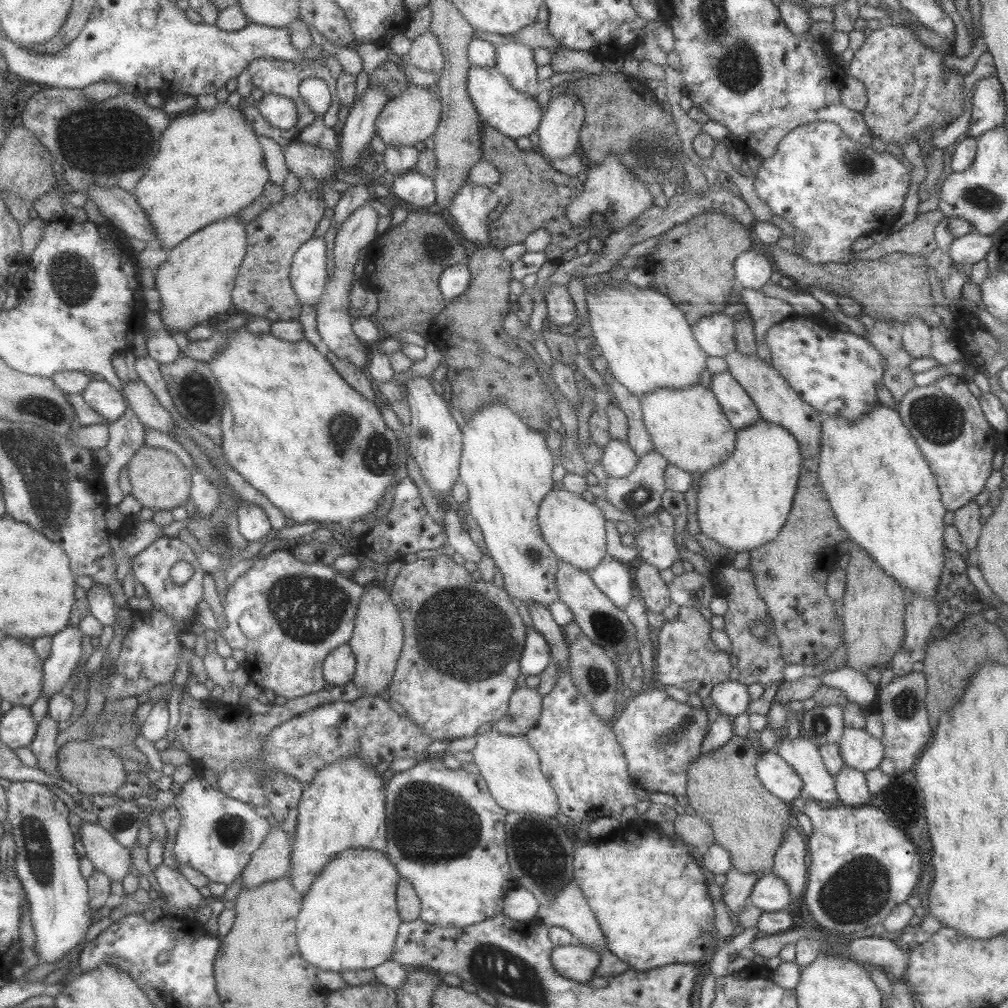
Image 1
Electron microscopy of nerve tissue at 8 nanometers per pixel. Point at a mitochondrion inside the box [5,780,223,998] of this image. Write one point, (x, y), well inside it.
(39, 854)

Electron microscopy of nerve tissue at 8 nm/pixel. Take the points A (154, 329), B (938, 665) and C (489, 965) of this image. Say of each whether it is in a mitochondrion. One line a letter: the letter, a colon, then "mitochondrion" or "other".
A: other
B: other
C: mitochondrion

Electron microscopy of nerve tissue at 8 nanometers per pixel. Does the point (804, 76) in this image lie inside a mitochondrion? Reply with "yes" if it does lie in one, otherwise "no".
no

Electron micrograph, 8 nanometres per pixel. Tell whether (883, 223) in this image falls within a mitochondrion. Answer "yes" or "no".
no

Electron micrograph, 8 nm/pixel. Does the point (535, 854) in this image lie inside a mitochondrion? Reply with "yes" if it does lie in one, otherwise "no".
yes

